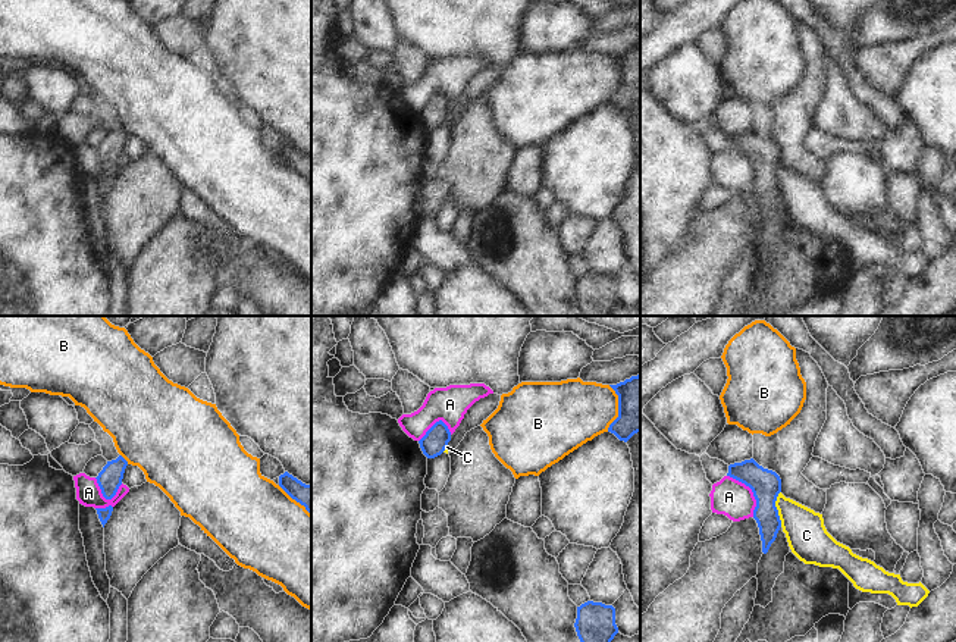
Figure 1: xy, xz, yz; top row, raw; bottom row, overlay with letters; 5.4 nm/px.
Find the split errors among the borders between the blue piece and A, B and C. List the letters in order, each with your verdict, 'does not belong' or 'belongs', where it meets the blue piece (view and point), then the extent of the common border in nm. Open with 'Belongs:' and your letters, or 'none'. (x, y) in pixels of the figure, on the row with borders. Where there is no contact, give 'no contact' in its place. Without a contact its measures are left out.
Belongs: none
A: does not belong | yz (752, 491) | 280 nm
B: does not belong | xz (618, 409) | 260 nm
C: does not belong | yz (776, 509) | 200 nm

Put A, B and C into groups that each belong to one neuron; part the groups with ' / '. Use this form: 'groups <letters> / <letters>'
groups A C / B

